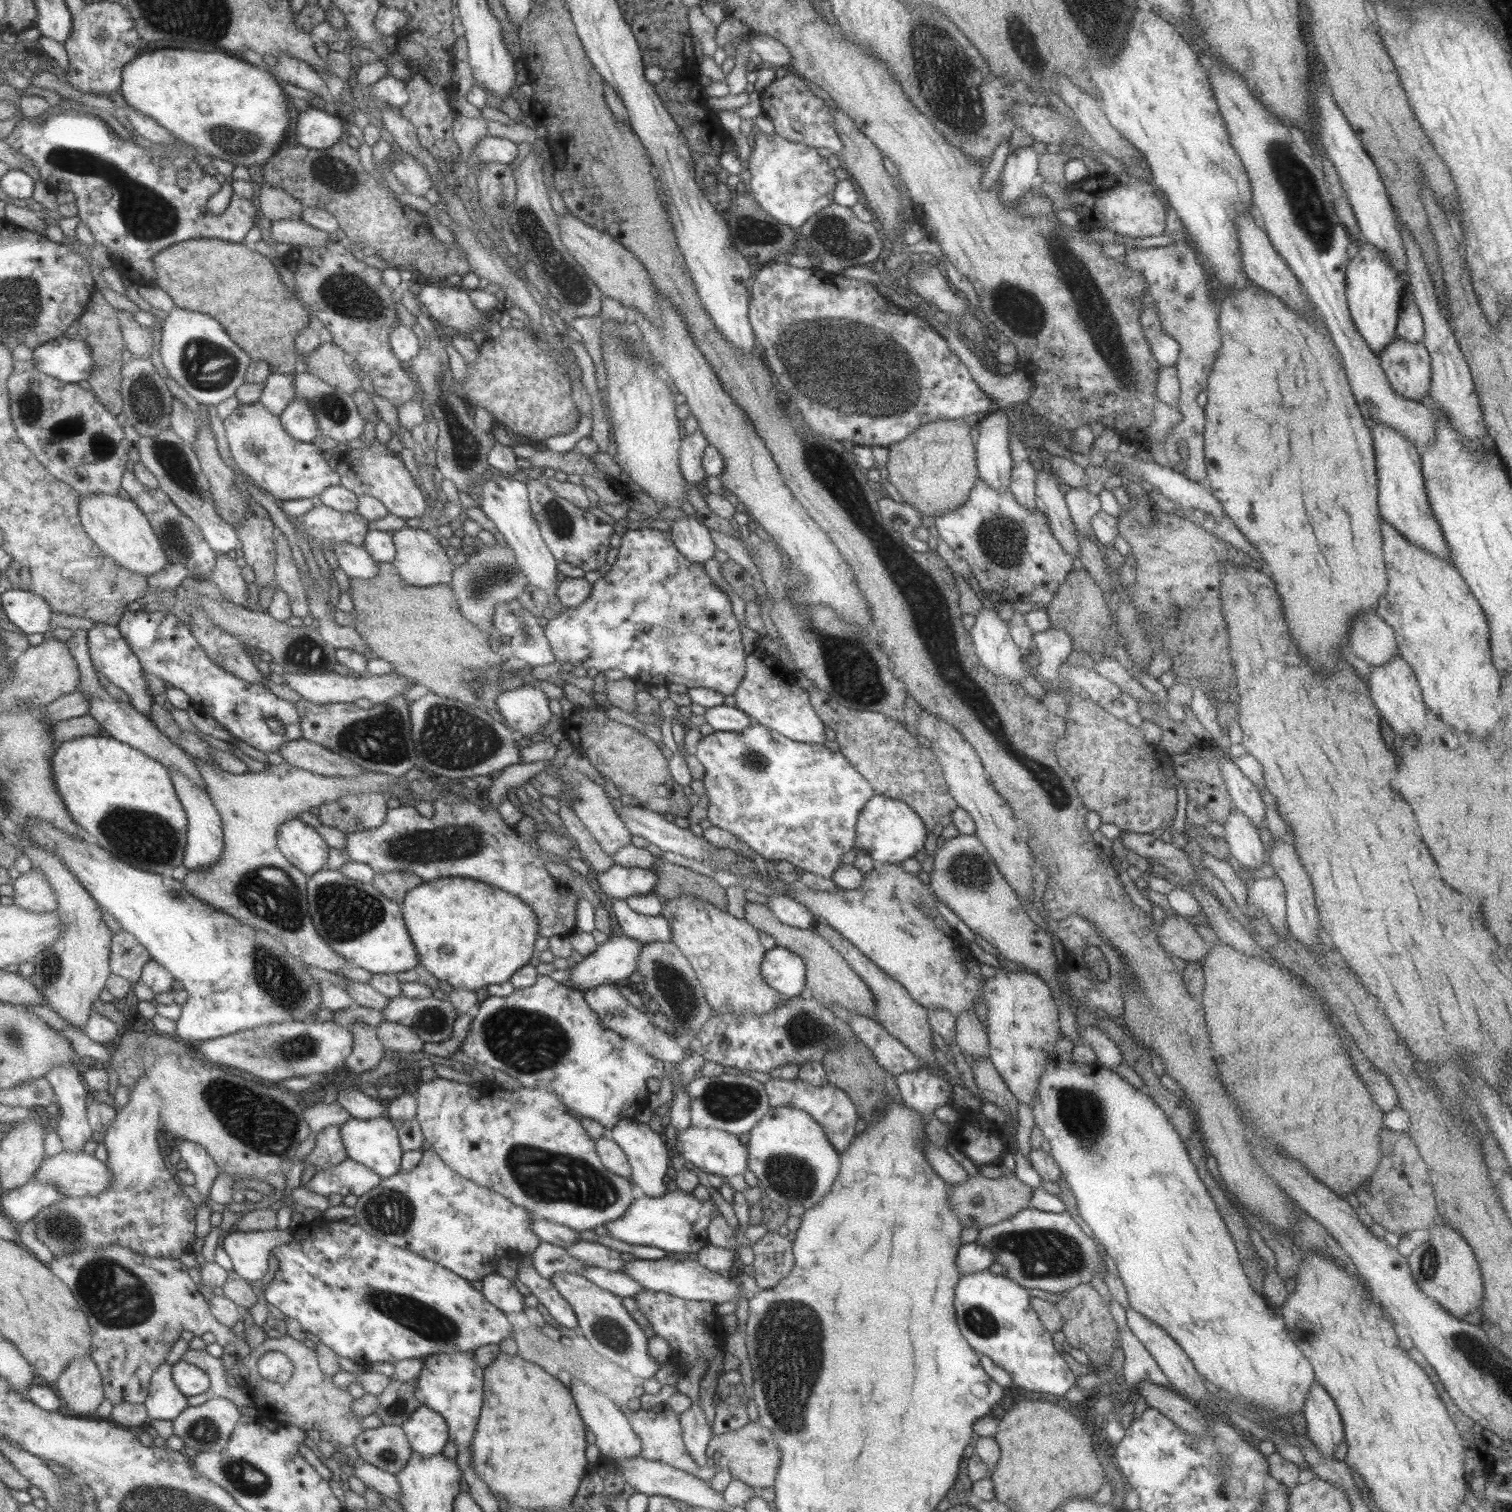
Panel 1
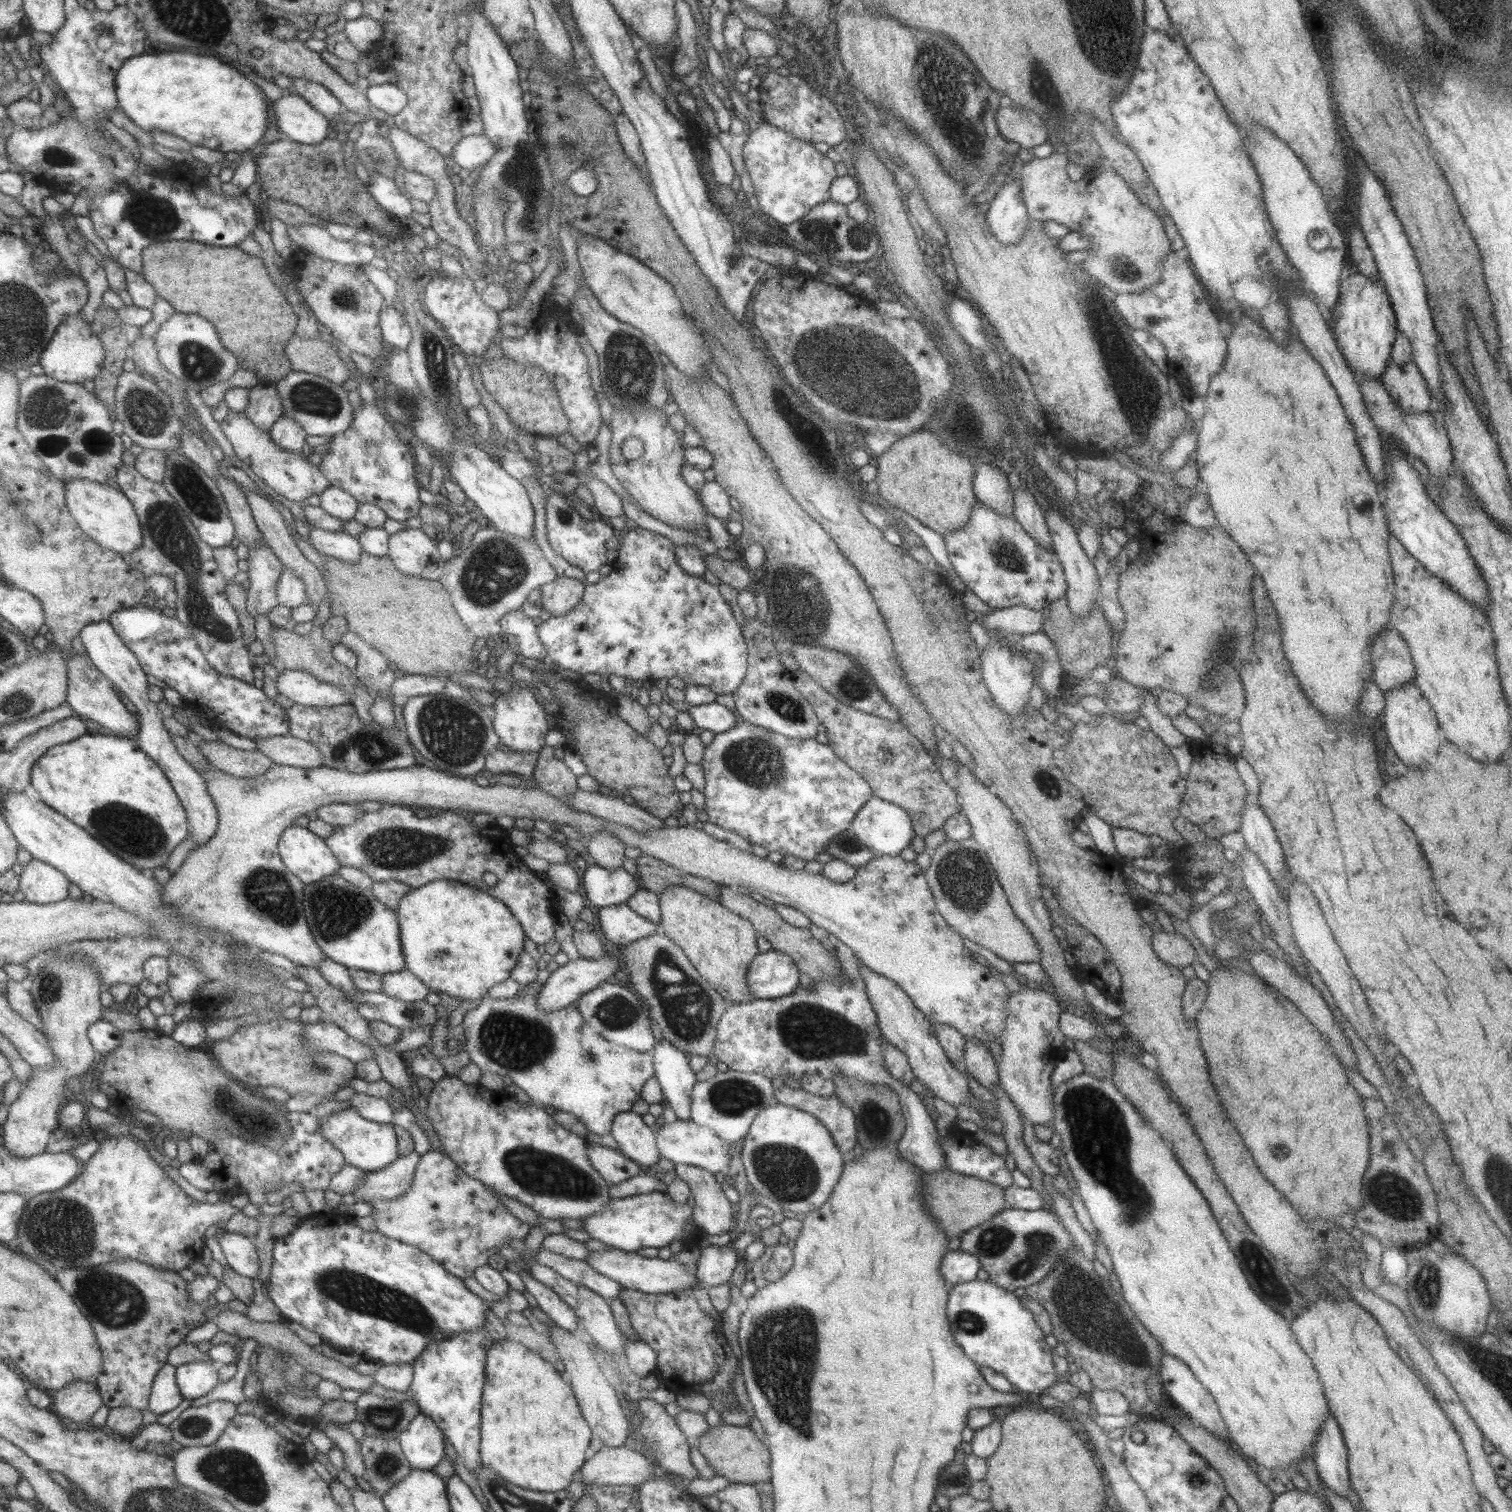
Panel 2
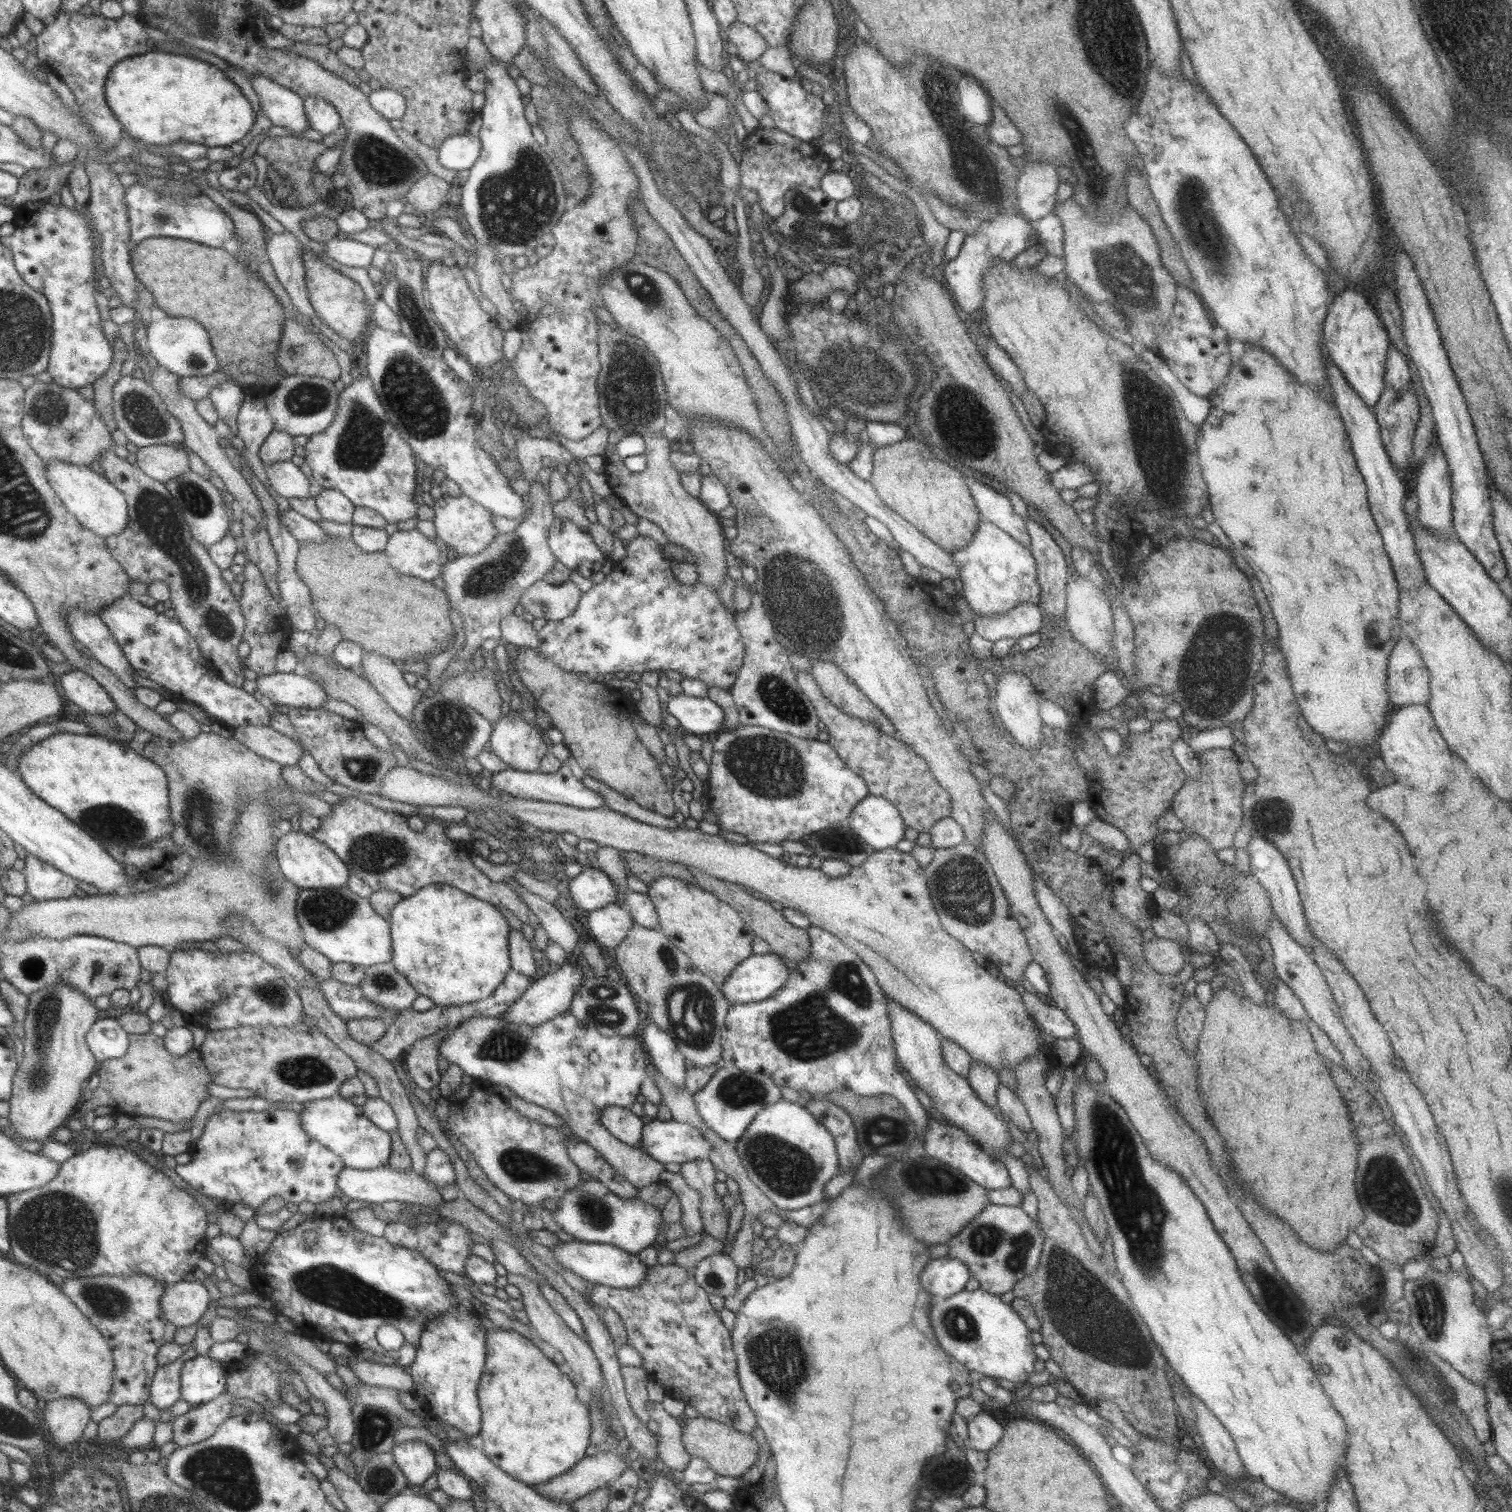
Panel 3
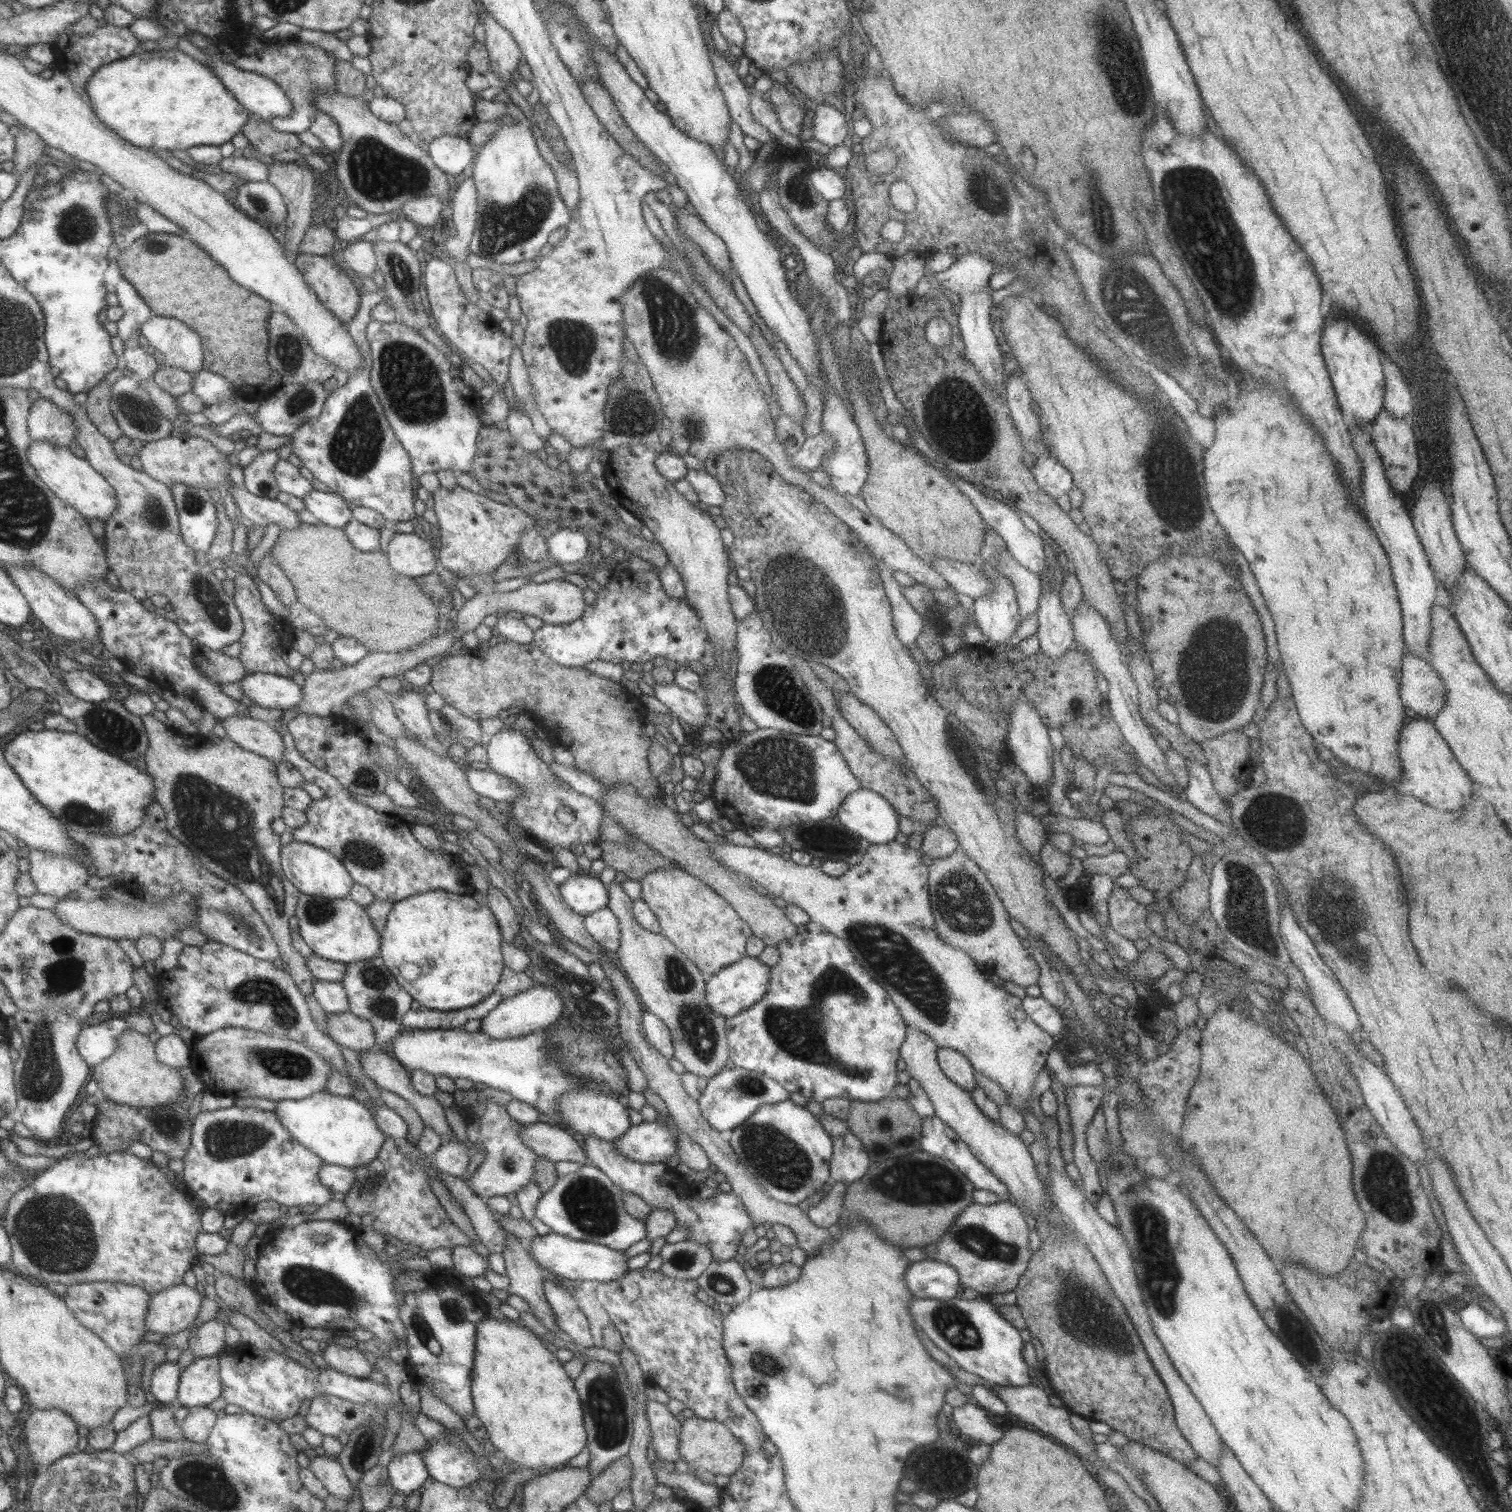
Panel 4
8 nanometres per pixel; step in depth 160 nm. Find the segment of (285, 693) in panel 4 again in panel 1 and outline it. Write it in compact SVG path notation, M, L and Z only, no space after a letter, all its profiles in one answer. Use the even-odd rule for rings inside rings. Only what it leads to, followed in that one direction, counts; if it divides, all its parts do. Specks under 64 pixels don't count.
M282 672L283 684L295 691L302 700L312 702L313 704L331 704L351 703L358 700L365 700L372 704L383 704L389 699L404 694L409 691L415 684L411 684L407 678L403 676L393 676L393 674L363 675L348 674L340 675L339 673L329 672L323 674L301 674L294 672Z

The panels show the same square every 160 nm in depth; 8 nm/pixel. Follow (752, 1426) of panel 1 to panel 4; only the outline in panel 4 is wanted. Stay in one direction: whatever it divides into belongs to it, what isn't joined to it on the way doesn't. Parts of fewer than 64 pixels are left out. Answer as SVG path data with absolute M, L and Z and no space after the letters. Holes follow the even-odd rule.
M693 1415L681 1421L678 1436L678 1453L680 1459L691 1468L707 1470L716 1476L717 1474L729 1476L733 1474L741 1464L744 1457L742 1444L721 1424L713 1420L703 1420Z

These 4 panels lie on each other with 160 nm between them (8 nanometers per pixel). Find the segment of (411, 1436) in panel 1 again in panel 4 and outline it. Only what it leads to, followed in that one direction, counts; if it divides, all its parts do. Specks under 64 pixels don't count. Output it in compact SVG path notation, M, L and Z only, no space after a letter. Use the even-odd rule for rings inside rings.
M417 1452L393 1455L386 1466L386 1471L394 1494L403 1497L409 1496L413 1490L420 1488L429 1477L422 1458Z

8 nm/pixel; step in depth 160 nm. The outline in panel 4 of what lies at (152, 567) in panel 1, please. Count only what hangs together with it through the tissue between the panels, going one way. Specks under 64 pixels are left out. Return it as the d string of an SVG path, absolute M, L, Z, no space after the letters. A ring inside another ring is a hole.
M32 441L28 448L28 457L47 486L86 518L107 522L108 518L115 514L120 505L116 490L100 471L93 468L86 457L80 458L75 452L71 452L68 446L49 441Z

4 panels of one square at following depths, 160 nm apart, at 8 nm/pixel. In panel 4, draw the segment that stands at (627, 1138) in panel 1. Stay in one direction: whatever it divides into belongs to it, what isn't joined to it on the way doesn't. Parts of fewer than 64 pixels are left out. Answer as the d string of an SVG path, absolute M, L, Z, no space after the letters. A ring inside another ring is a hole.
M575 1090L575 1092L563 1094L563 1098L557 1100L556 1107L556 1111L564 1122L562 1127L577 1134L578 1139L592 1136L605 1141L615 1140L629 1128L627 1109L623 1108L615 1098L605 1096L605 1094L597 1094L593 1090L591 1092L589 1090Z

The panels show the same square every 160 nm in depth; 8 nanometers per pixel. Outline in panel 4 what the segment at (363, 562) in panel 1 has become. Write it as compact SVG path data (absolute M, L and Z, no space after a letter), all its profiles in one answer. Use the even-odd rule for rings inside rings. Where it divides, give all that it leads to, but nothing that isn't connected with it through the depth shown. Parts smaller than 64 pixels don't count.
M236 485L227 486L240 515L245 523L259 525L262 527L267 524L277 524L278 529L294 529L299 523L295 511L291 510L286 504L275 499L251 494L245 487Z

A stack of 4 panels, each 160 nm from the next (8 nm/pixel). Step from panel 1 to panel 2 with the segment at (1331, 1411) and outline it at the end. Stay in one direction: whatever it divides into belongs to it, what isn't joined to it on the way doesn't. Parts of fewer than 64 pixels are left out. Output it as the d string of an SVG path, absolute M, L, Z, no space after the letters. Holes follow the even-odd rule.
M1328 1412L1328 1417L1319 1429L1312 1459L1320 1481L1337 1496L1347 1497L1350 1492L1348 1454L1331 1412Z

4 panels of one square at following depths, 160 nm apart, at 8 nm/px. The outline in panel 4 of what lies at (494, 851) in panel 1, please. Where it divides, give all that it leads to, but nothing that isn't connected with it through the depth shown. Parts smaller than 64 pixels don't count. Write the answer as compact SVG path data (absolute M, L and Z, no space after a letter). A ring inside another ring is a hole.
M286 724L281 727L284 751L283 761L289 761L304 778L304 782L316 784L324 792L323 798L312 800L308 809L304 810L305 822L303 826L291 829L291 836L295 842L307 842L310 845L321 847L332 854L346 868L355 884L365 886L372 892L374 900L397 902L398 900L427 892L428 890L446 890L453 894L473 895L475 890L467 873L454 861L448 850L443 855L428 851L410 834L410 826L404 820L389 813L381 813L373 808L349 798L351 793L345 790L339 782L323 769L307 762L295 748L293 739L286 729Z

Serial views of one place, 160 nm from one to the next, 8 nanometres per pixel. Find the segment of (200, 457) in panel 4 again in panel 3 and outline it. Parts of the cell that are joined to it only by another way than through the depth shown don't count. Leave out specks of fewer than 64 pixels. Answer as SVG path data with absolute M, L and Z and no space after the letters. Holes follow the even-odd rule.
M177 443L140 447L136 464L151 478L162 483L180 477L189 470L189 454Z

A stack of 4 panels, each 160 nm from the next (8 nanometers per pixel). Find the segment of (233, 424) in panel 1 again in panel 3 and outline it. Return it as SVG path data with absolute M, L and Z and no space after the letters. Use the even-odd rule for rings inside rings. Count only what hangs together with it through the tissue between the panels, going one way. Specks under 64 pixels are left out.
M290 460L265 464L264 473L275 492L286 499L309 497L309 479Z

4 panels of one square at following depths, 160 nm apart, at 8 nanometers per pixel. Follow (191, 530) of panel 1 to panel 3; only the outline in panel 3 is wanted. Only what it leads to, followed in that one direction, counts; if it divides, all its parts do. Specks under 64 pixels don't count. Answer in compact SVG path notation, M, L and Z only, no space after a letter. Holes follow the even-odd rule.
M113 449L103 453L99 463L106 477L124 491L128 499L128 528L106 539L113 557L129 572L133 581L148 587L154 581L167 584L170 593L167 606L175 611L175 619L217 666L221 679L230 686L242 688L245 679L236 650L242 641L244 618L229 584L221 578L219 568L209 556L201 556L201 550L207 552L207 548L193 539L190 527L165 483L151 478L136 463L120 458Z

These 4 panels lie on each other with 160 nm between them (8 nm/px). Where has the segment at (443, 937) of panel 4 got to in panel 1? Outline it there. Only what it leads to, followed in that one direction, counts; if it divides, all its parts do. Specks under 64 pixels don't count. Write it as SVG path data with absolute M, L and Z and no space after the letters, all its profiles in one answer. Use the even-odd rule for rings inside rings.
M445 877L424 881L415 886L415 888L408 890L399 904L401 905L402 919L405 928L413 943L415 952L417 953L418 962L421 966L424 966L424 969L427 970L429 974L435 976L437 981L445 980L452 988L475 990L478 993L483 993L484 989L491 984L501 984L502 982L508 981L509 977L517 969L520 969L521 966L525 966L529 962L529 958L535 954L533 951L533 942L535 942L535 939L538 937L538 924L533 911L524 902L521 902L520 898L501 890L500 888L489 886L484 882L463 877Z

